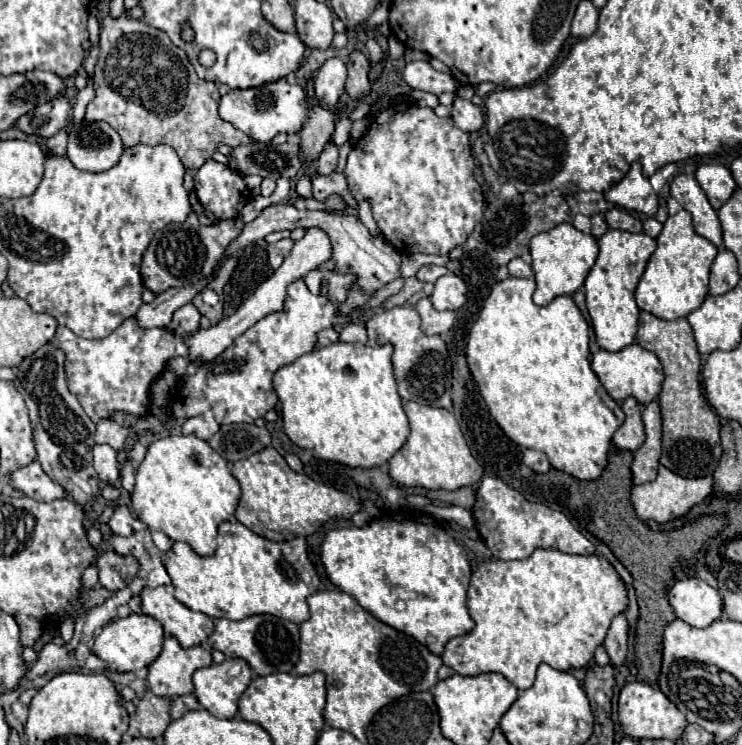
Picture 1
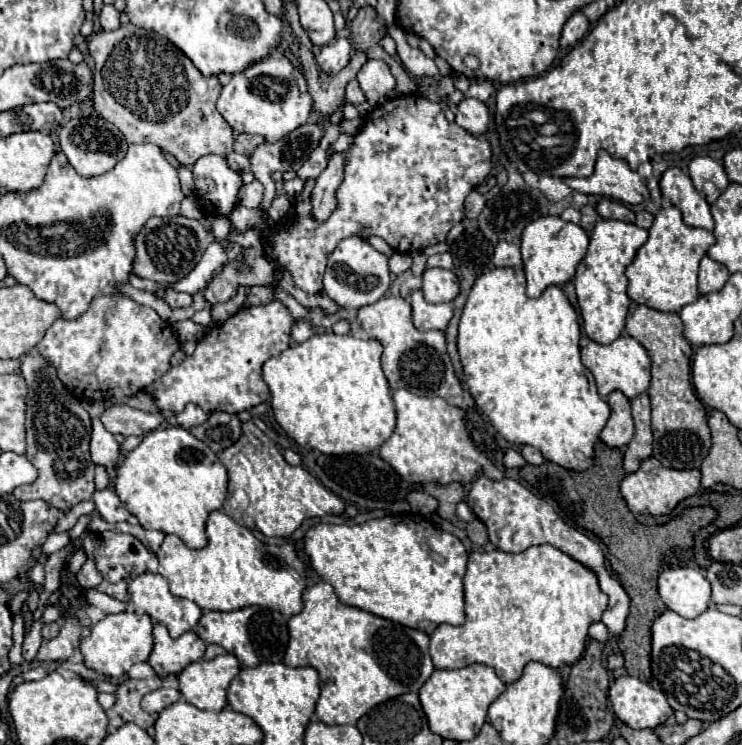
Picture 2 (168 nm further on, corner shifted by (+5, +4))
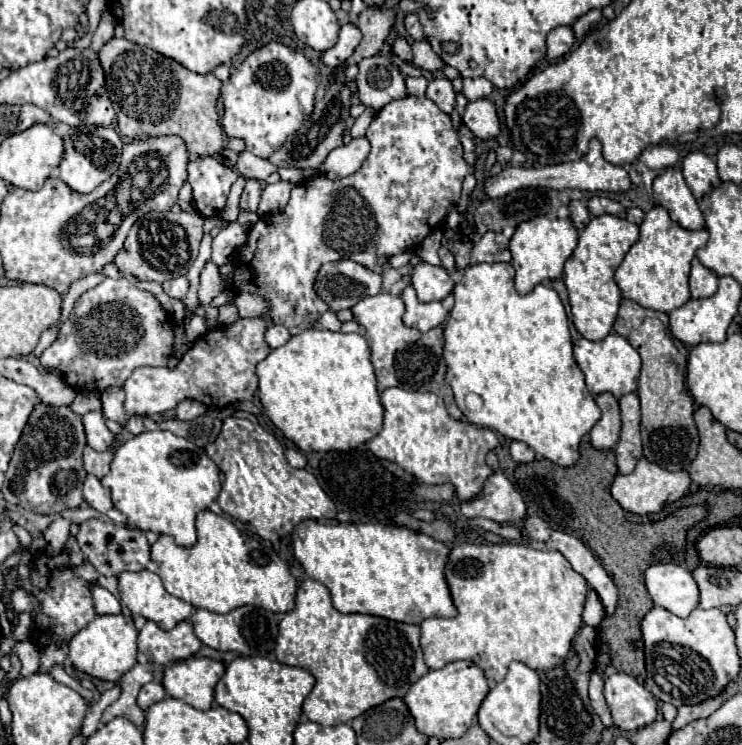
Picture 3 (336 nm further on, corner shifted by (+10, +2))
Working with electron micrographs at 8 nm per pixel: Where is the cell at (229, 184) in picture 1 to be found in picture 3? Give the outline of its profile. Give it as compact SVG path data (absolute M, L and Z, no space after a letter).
M201 156L191 160L187 170L187 180L193 188L195 208L205 218L217 216L225 208L231 184L237 180L237 172L213 156Z

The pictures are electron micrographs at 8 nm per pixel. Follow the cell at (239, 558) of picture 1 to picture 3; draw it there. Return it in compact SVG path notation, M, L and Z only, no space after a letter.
M211 510L197 516L197 544L179 548L171 536L159 536L151 546L151 560L159 566L159 578L169 594L205 608L227 614L239 606L255 604L271 612L289 612L295 608L297 580L291 576L289 564L277 552L257 538L243 536L237 526Z

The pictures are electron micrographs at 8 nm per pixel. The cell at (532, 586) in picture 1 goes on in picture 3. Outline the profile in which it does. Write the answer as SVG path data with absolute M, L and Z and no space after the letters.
M465 542L451 550L445 576L459 614L451 620L427 618L421 624L421 650L431 670L439 670L455 660L471 660L485 672L489 682L501 682L513 660L519 660L533 670L553 670L567 658L573 638L583 626L589 584L569 566L561 552L533 550L523 544Z

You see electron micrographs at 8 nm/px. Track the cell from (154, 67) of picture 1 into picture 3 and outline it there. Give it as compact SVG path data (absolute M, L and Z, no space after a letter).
M111 38L99 50L99 62L105 74L105 90L117 114L117 128L123 138L127 140L141 140L141 138L155 138L155 136L181 136L187 144L187 152L191 156L215 156L223 150L223 128L219 124L217 112L217 98L221 82L213 74L195 74L181 66L179 62L155 52L153 48L139 46L127 38Z

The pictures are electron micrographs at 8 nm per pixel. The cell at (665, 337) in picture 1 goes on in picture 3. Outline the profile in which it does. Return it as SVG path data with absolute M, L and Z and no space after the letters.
M621 300L615 332L629 340L643 360L637 396L641 400L641 436L643 456L665 470L687 470L699 450L699 434L693 422L693 398L685 388L687 350L669 332L669 316L639 306L633 300Z

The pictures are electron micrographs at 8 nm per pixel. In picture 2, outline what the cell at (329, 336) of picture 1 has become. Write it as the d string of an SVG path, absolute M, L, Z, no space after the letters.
M300 320L300 322L292 324L292 328L290 328L290 338L292 338L292 342L304 342L304 340L308 340L312 334L314 334L314 328L312 328L306 320Z

